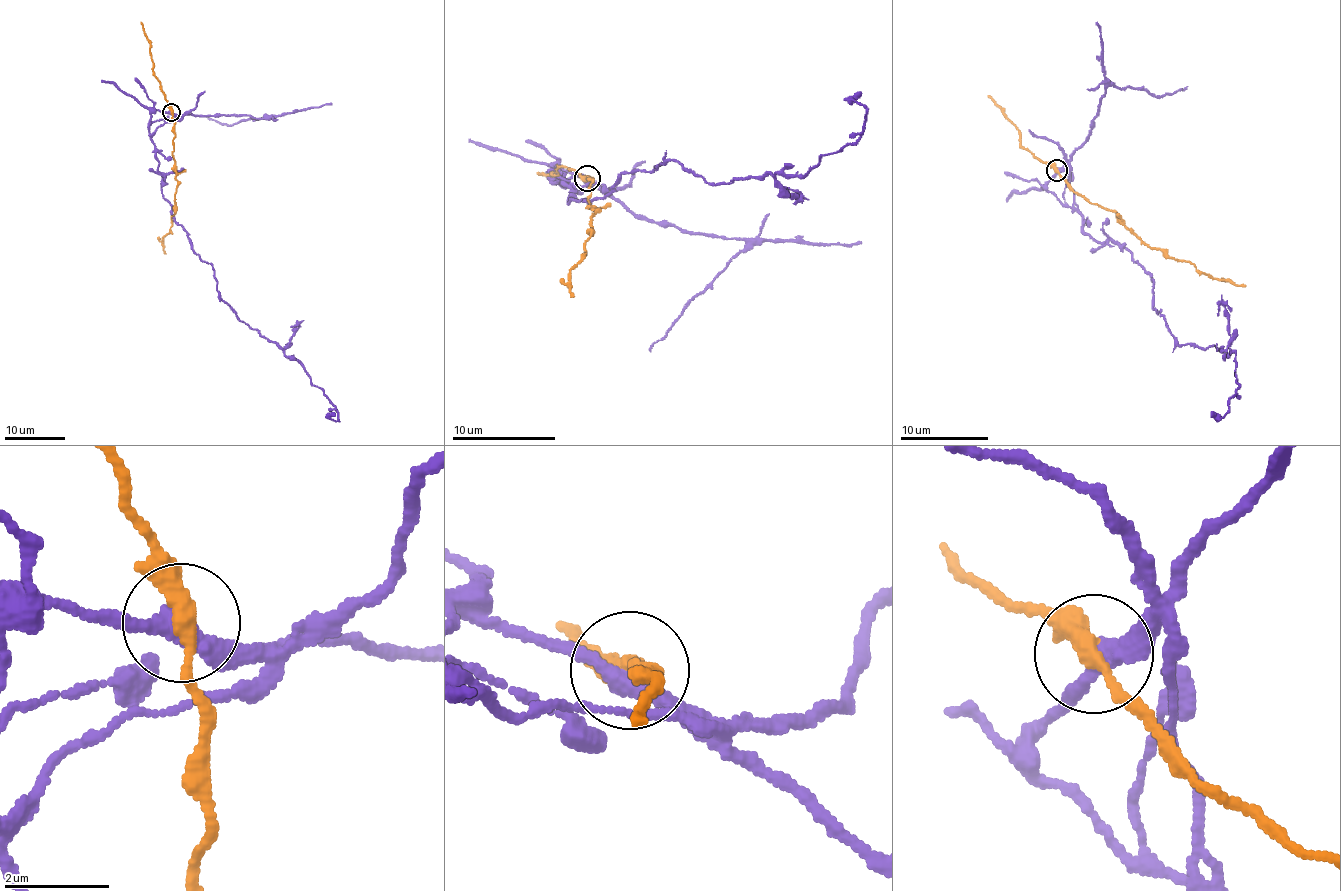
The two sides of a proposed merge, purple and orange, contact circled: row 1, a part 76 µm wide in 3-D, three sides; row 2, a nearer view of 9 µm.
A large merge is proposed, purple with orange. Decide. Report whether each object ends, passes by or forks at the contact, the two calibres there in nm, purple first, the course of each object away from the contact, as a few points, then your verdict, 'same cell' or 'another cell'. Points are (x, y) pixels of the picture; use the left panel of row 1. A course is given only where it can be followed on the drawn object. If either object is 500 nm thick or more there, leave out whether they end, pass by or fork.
purple passes by; orange passes by; 340 nm thick on the purple side, 320 nm on the other; purple runs (172, 112), (154, 152), (191, 248), (335, 412); orange runs (172, 112), (175, 135), (172, 157), (177, 182), (170, 232), (164, 237), (165, 254); another cell

